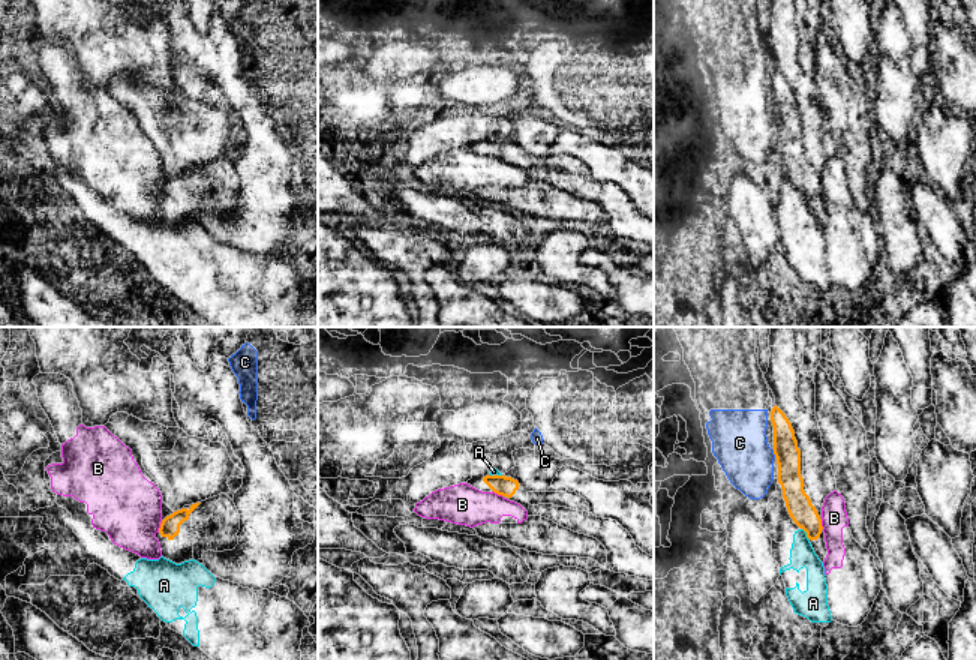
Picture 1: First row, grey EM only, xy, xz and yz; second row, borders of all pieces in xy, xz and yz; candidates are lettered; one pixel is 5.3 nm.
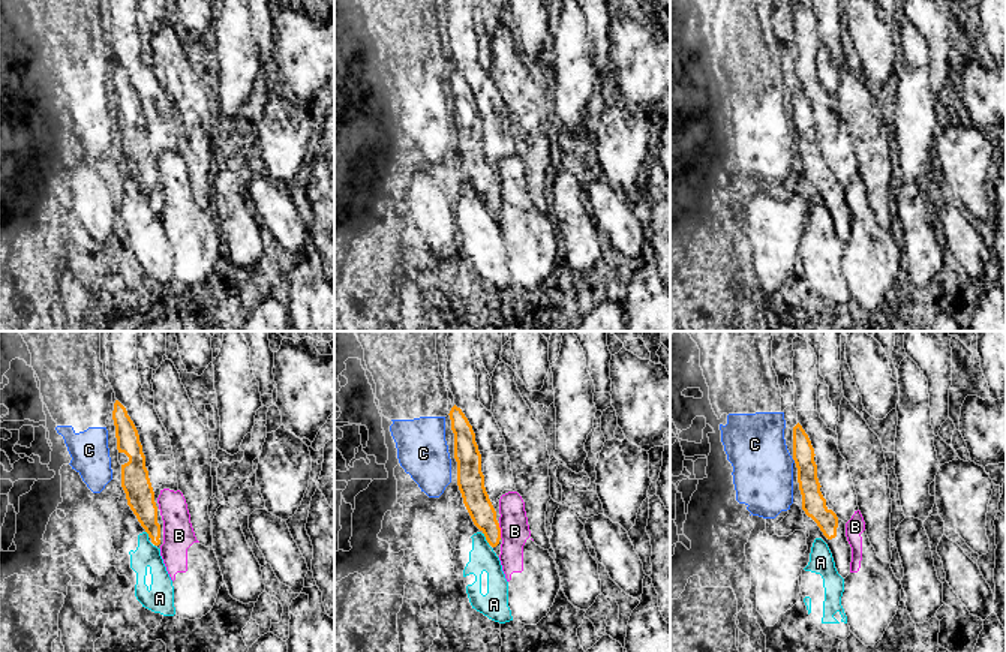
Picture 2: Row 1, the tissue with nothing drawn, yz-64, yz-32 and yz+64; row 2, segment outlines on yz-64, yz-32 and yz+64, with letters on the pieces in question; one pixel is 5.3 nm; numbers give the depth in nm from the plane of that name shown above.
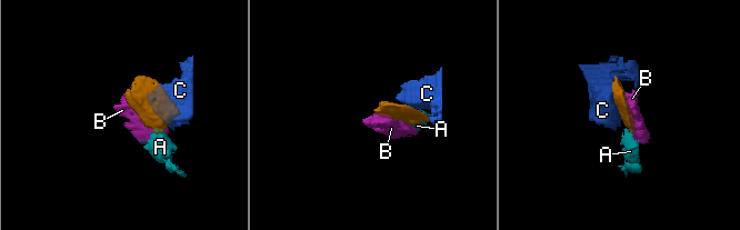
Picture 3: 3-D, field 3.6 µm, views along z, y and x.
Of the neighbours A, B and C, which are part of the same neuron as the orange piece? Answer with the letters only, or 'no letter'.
no letter

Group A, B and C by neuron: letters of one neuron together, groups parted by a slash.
A / B / C

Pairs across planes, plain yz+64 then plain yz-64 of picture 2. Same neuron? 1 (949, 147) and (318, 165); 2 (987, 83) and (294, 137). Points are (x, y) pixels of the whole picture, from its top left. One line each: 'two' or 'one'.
1: two
2: two

